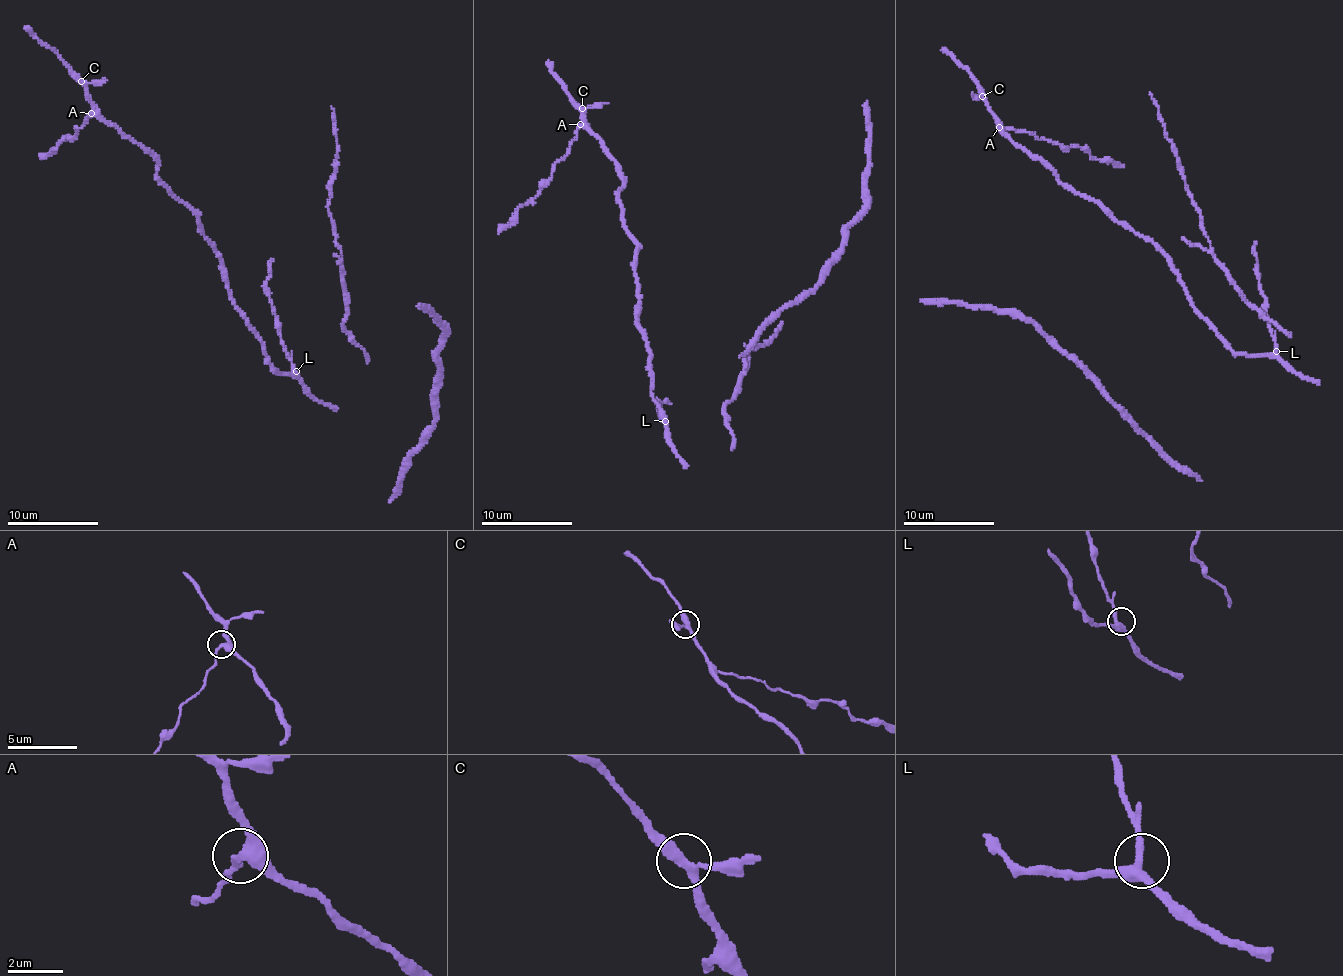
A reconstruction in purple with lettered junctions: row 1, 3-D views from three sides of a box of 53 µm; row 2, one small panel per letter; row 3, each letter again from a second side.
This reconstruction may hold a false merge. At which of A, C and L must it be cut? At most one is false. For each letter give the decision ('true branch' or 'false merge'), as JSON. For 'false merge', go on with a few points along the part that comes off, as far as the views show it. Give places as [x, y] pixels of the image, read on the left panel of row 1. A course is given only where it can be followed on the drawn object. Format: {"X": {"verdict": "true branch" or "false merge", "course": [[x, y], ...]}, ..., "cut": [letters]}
{"A": {"verdict": "false merge", "course": [[90, 114], [77, 128], [76, 134], [62, 138], [55, 150], [41, 159]]}, "C": {"verdict": "true branch"}, "L": {"verdict": "true branch"}, "cut": ["A"]}

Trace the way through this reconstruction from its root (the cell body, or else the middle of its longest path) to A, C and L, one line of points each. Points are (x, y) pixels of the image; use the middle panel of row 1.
A: (657, 407), (652, 355), (637, 324), (638, 245), (621, 213), (623, 179), (607, 149), (579, 124)
C: (657, 407), (651, 391), (652, 355), (637, 324), (638, 245), (621, 213), (617, 194), (623, 179), (582, 108)
L: (657, 407), (665, 421)

